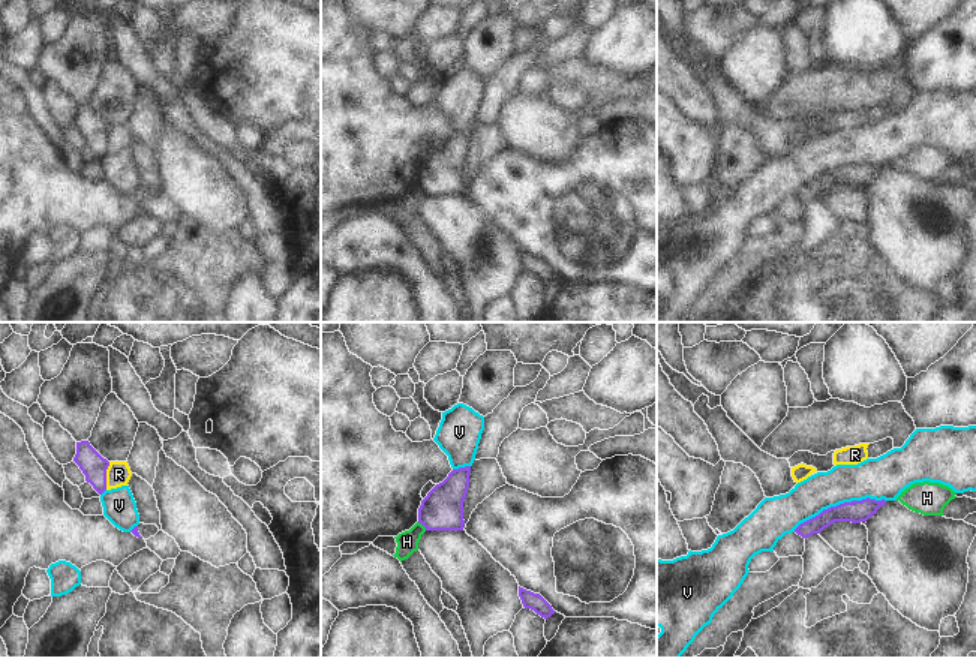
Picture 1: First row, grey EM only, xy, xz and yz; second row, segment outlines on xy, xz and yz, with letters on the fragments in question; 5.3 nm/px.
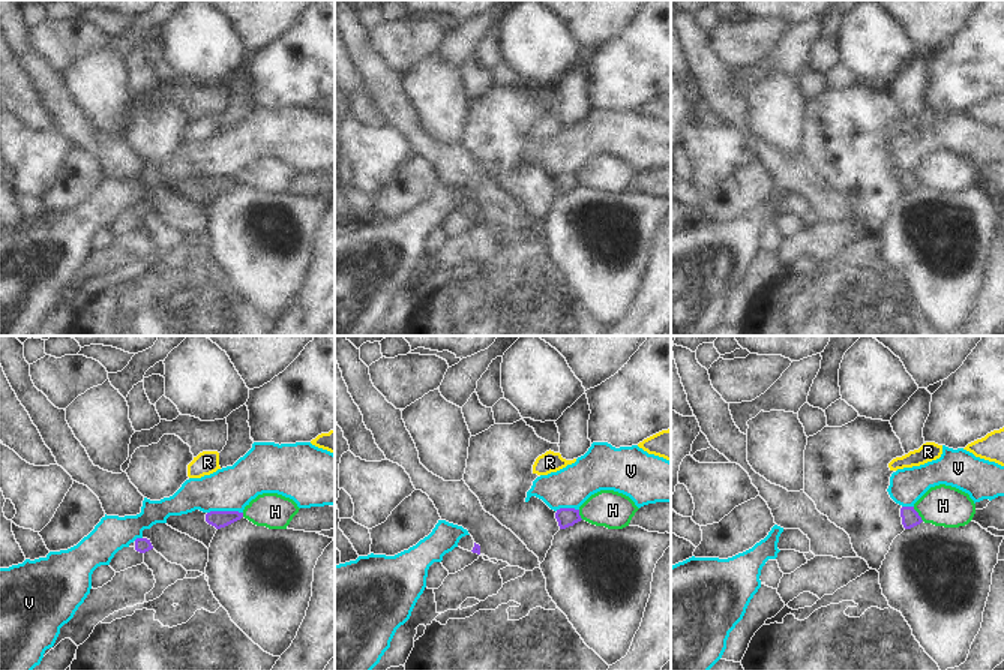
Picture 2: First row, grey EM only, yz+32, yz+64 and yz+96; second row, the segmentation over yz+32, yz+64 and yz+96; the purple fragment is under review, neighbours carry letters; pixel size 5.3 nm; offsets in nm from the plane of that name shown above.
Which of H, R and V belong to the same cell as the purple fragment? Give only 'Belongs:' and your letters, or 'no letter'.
Belongs: no letter

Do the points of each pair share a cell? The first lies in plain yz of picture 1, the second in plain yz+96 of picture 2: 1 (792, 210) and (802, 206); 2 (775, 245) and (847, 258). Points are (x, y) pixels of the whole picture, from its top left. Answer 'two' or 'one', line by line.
1: two
2: two

